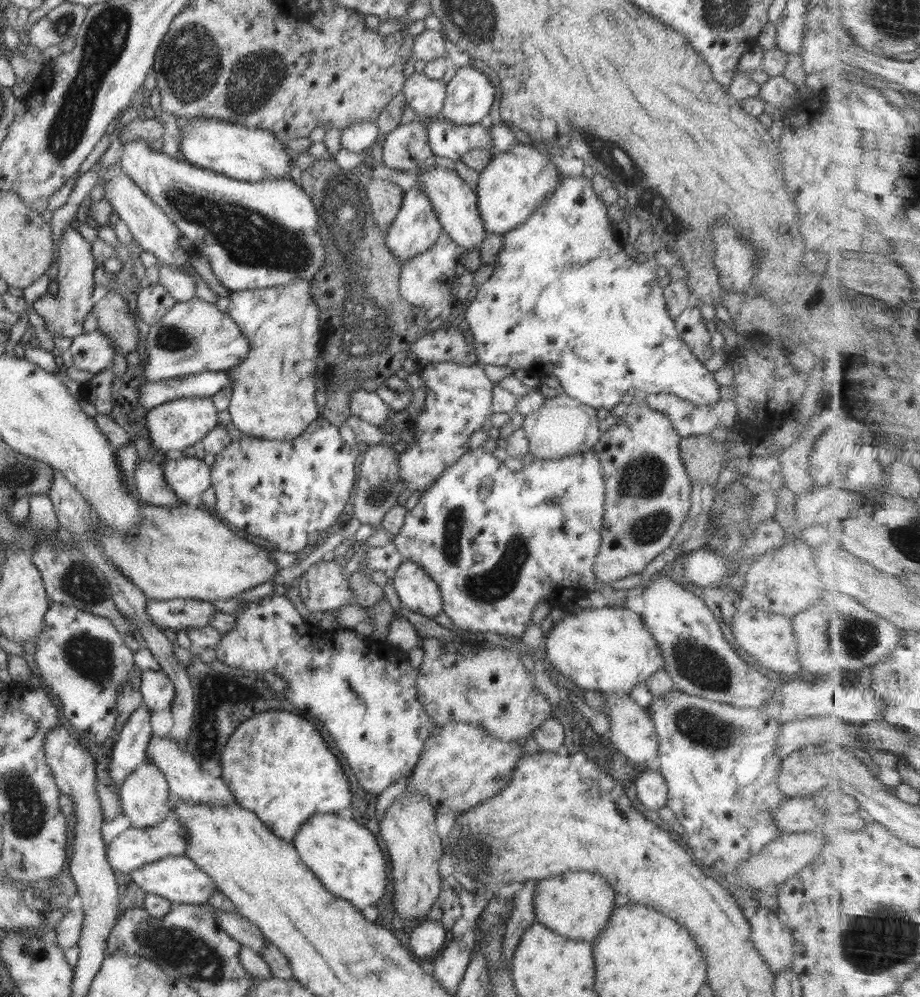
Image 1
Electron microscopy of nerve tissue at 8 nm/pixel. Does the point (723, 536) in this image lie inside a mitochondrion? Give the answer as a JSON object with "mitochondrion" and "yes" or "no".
{"mitochondrion":"yes"}

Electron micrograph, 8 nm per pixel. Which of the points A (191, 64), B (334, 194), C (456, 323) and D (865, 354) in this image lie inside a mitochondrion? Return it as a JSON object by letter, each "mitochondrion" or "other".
{"A":"mitochondrion","B":"mitochondrion","C":"other","D":"other"}

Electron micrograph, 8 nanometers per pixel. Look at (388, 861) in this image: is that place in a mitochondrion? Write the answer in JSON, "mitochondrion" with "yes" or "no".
{"mitochondrion":"no"}

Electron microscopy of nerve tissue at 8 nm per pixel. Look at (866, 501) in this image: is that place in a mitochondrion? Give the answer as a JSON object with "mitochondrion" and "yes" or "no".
{"mitochondrion":"no"}

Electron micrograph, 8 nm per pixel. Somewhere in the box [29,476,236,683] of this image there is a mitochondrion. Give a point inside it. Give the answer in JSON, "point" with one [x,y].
{"point":[79,582]}

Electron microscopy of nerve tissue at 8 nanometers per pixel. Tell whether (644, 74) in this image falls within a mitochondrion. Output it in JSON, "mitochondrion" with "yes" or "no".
{"mitochondrion":"no"}

